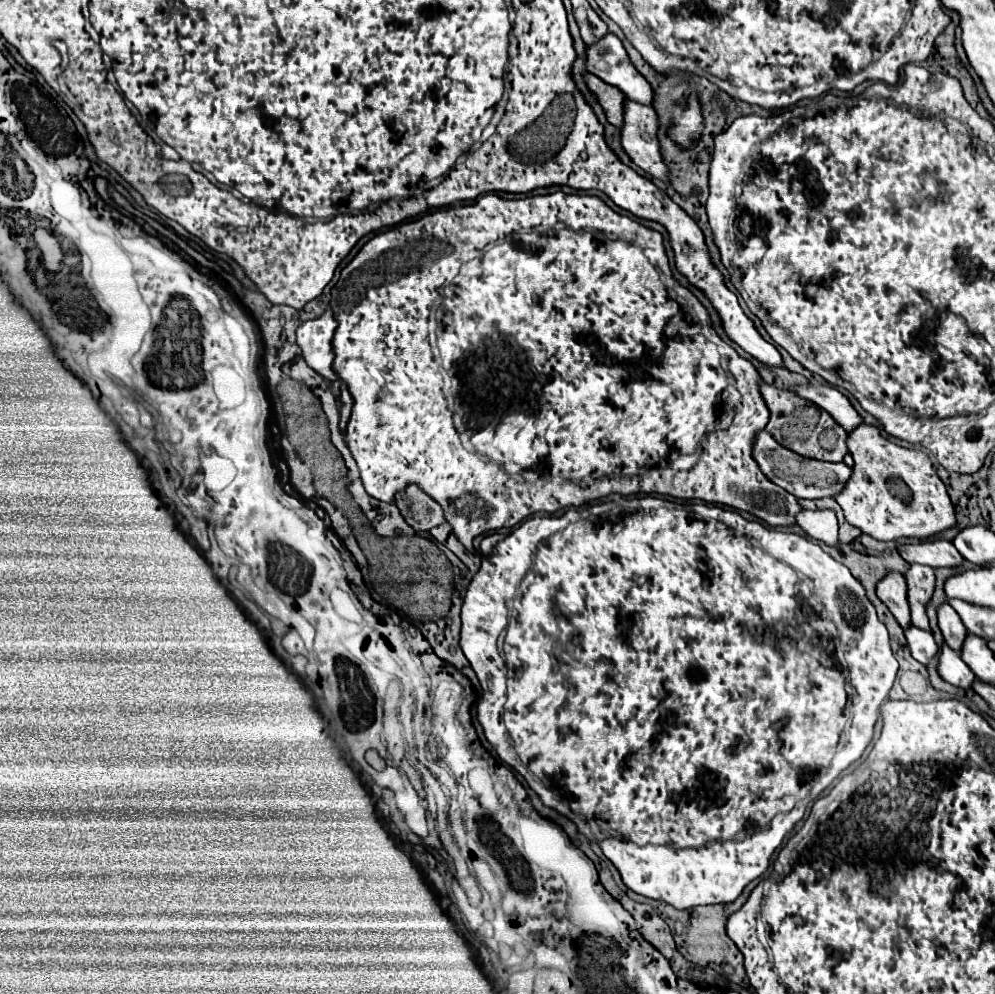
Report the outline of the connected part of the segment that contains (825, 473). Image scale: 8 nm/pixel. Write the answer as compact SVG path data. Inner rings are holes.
M766 430L758 434L758 440L754 444L754 458L760 466L760 470L778 486L794 494L796 498L834 498L840 494L846 486L846 482L852 476L852 466L846 466L844 462L820 462L820 460L810 460L804 456L798 456L796 452L780 446Z

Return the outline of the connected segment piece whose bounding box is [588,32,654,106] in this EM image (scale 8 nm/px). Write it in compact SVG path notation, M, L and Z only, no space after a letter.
M610 32L602 42L588 48L588 72L612 86L618 86L634 102L644 106L654 104L654 90L650 82L634 68L622 42Z

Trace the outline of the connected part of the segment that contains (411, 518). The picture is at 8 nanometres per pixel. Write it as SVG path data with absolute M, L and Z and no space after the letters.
M410 486L406 494L398 498L398 508L404 520L418 532L430 530L444 522L442 508L432 498L426 498L416 486Z

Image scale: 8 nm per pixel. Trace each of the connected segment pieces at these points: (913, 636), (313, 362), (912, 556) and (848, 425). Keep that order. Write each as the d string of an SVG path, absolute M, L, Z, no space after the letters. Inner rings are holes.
M912 626L912 630L906 630L906 640L908 640L908 648L912 652L912 656L928 666L928 662L938 654L938 646L932 638L930 632L924 632L924 630L916 630L916 626Z
M326 310L320 318L304 322L296 330L296 342L302 348L302 356L306 364L324 378L334 378L334 374L330 374L330 362L334 358L330 338L336 326L338 324L334 316L330 314L330 310Z
M946 540L908 544L908 546L900 546L898 550L908 564L916 562L932 568L956 568L964 562L964 558L956 552L954 544Z
M810 384L810 386L796 388L796 394L806 398L806 400L810 400L810 402L814 402L822 410L826 410L848 432L856 430L860 424L864 424L862 416L854 410L850 400L842 392L832 388L832 386L812 386Z

